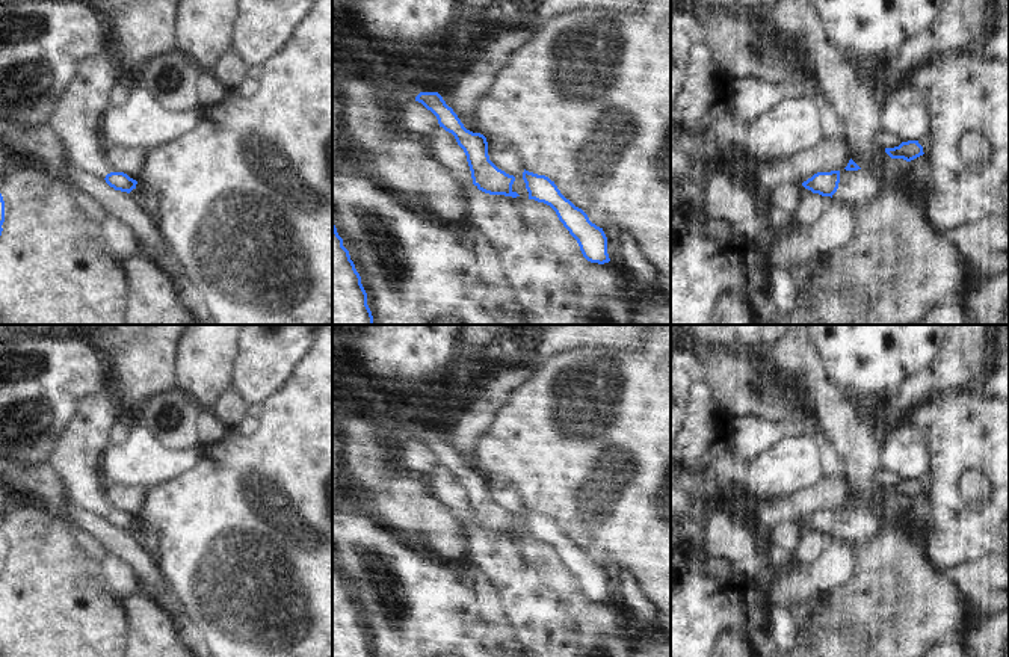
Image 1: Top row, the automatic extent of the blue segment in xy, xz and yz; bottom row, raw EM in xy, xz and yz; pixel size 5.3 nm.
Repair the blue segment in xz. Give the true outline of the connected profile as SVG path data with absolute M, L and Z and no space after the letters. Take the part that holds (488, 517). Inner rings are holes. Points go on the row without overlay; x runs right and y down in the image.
M420 430L415 440L430 449L437 455L440 465L455 474L458 483L467 494L473 523L479 529L489 533L520 535L512 529L515 515L498 507L489 498L486 476L480 471L467 468L438 430Z

